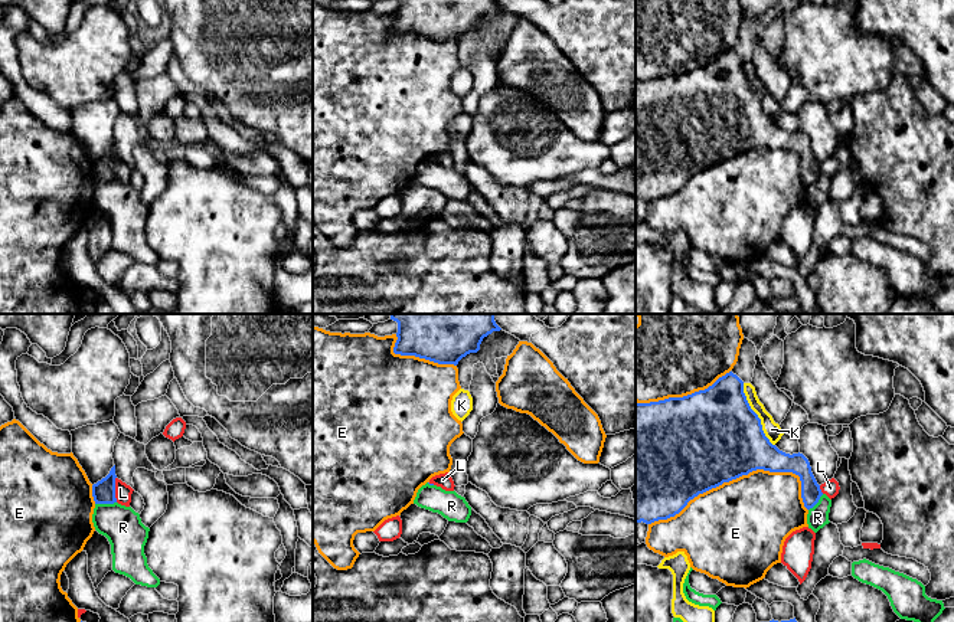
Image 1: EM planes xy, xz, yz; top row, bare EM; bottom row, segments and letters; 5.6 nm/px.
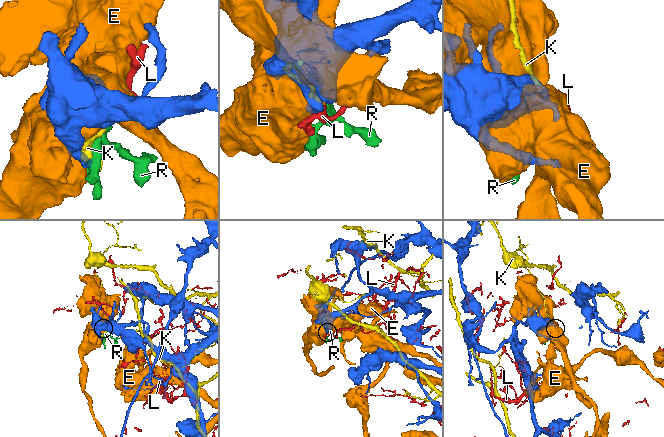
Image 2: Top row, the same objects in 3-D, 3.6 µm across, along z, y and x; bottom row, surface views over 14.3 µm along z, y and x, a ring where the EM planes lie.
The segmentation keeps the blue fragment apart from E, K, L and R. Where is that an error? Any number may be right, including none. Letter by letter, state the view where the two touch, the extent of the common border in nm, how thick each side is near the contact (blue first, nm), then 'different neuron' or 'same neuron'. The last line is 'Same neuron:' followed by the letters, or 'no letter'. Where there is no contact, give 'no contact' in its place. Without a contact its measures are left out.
E: yz | 900 nm | 500/480 nm | different neuron
K: yz | 400 nm | 480/90 nm | different neuron
L: xy | 140 nm | 130/100 nm | different neuron
R: xy | 120 nm | 130/220 nm | different neuron
Same neuron: no letter

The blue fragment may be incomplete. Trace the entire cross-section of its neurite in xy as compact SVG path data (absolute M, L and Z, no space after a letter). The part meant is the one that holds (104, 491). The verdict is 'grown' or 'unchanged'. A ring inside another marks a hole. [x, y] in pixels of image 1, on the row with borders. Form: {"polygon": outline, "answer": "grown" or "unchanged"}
{"polygon": "M115 465L111 468L110 474L92 485L92 497L95 504L114 504L115 498Z", "answer": "unchanged"}

